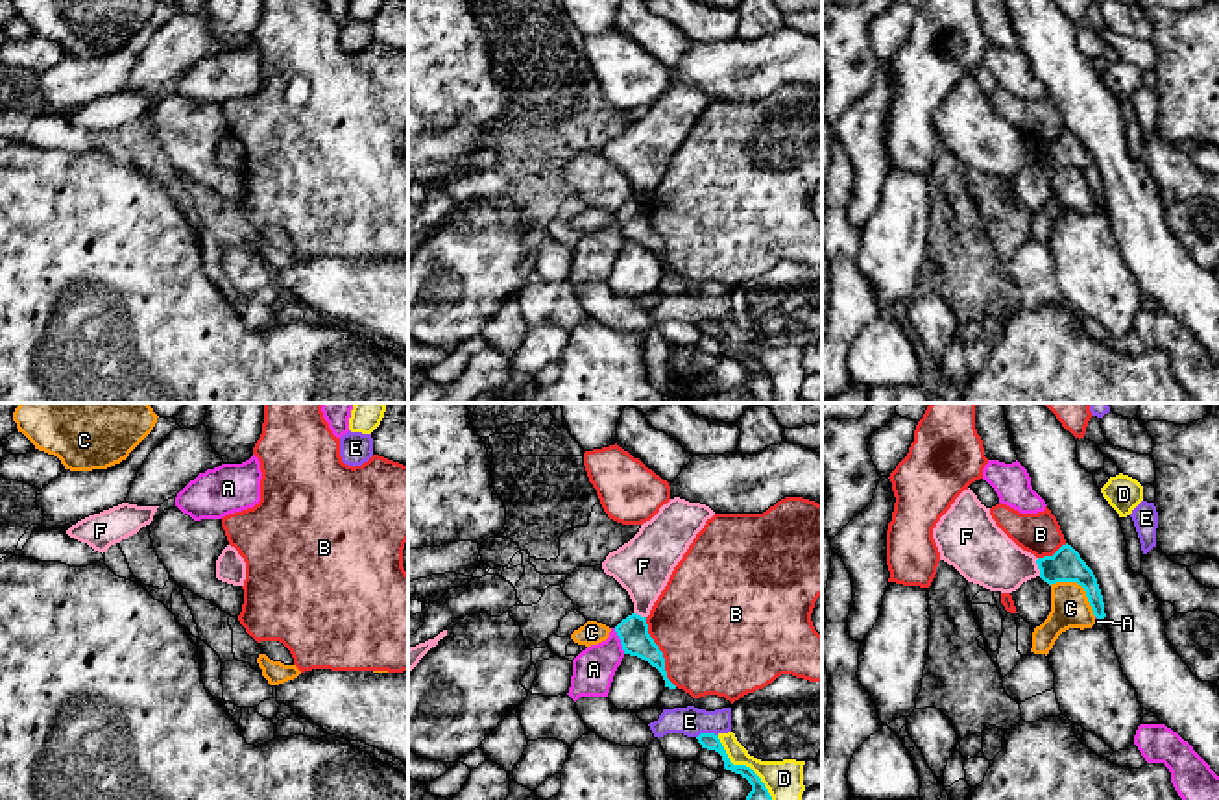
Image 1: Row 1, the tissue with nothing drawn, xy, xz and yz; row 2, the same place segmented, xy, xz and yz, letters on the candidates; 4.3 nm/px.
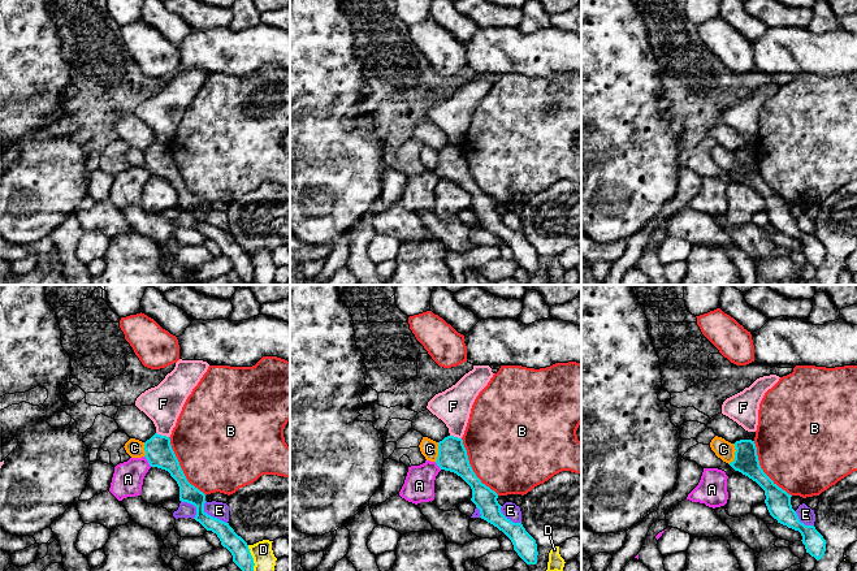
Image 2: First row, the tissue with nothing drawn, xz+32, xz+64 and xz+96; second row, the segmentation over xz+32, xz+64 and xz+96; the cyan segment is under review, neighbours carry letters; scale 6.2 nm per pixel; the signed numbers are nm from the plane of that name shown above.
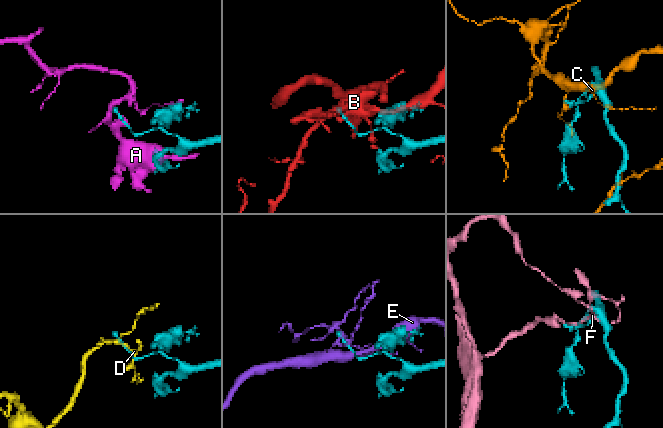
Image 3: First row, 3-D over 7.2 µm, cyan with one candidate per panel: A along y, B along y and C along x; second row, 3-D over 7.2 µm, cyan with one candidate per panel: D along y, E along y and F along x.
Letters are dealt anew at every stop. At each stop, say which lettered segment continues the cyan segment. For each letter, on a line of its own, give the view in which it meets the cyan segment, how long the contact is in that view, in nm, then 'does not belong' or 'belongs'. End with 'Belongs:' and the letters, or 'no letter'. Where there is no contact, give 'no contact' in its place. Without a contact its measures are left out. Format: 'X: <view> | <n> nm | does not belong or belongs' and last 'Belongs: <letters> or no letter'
A: xz | 120 nm | does not belong
B: xz | 340 nm | does not belong
C: yz | 240 nm | does not belong
D: xz | 440 nm | does not belong
E: xz | 100 nm | does not belong
F: yz | 80 nm | does not belong
Belongs: no letter

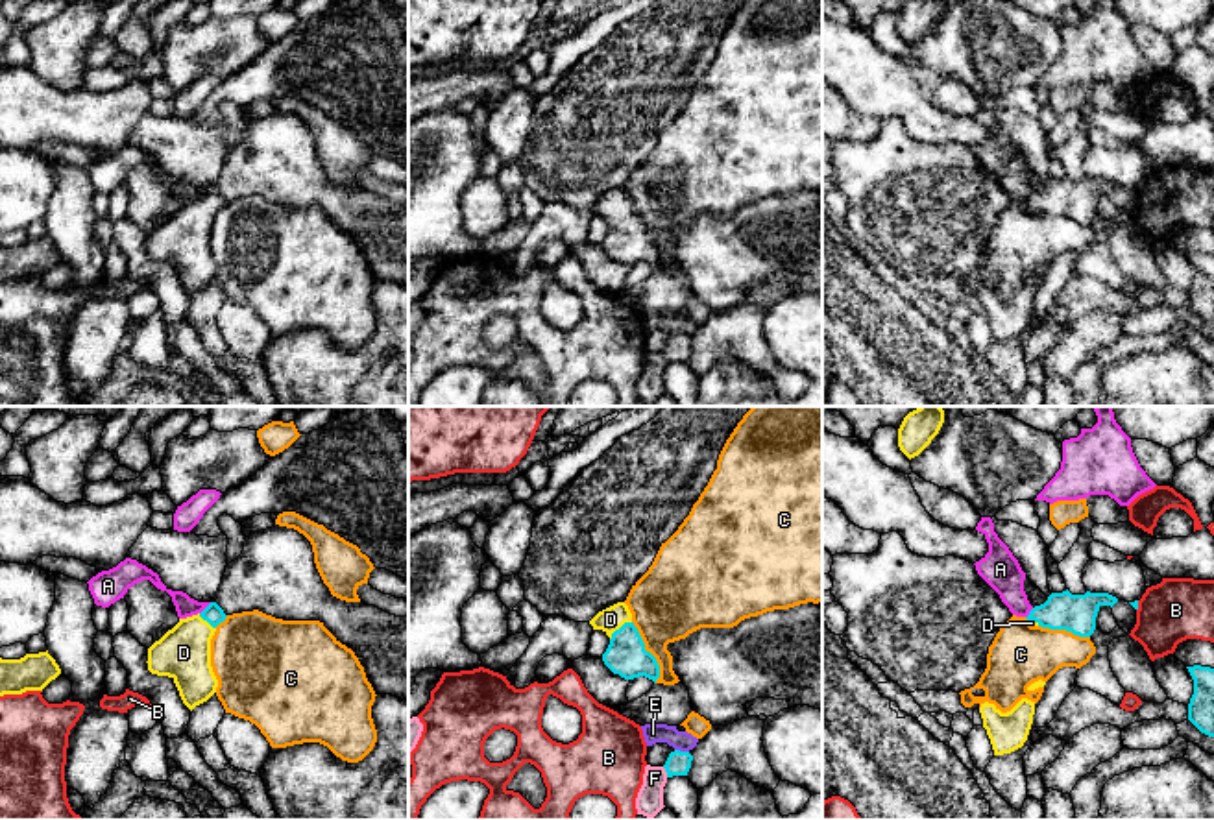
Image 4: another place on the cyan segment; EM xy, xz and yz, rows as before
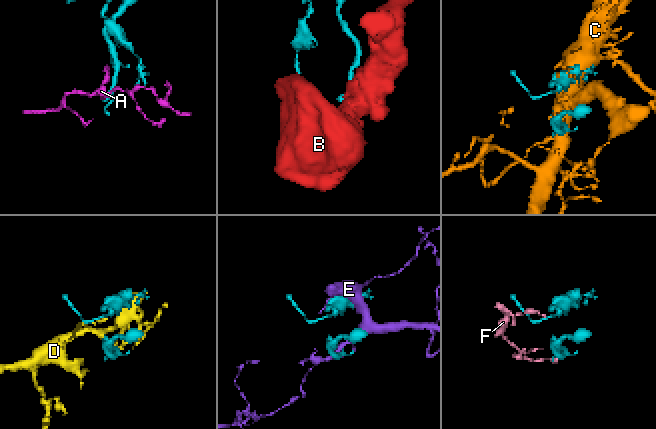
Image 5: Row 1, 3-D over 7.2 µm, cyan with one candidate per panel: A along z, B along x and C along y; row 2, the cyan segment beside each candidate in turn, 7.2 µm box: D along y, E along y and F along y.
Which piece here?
A: xy | 80 nm | does not belong
B: yz | 50 nm | does not belong
C: xz | 300 nm | does not belong
D: xz | 130 nm | belongs
E: xz | 70 nm | does not belong
F: xz | 50 nm | does not belong
Belongs: D

